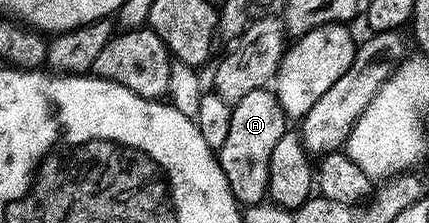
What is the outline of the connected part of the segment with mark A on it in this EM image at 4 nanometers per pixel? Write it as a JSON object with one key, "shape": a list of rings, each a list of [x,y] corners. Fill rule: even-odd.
{"shape":[[[270,87],[254,88],[245,94],[245,98],[238,100],[231,109],[231,121],[229,122],[229,134],[225,142],[217,149],[217,159],[225,178],[229,182],[229,190],[234,194],[240,205],[247,206],[252,202],[259,202],[268,195],[270,182],[270,155],[278,140],[289,130],[289,119],[279,105],[274,91]]]}

